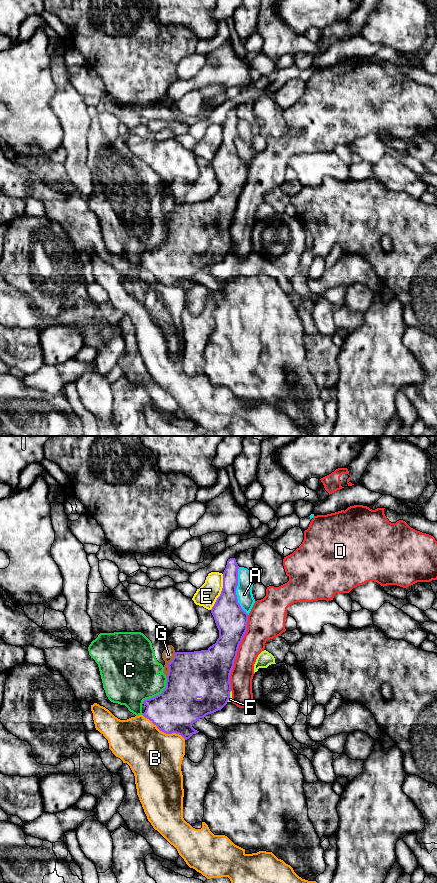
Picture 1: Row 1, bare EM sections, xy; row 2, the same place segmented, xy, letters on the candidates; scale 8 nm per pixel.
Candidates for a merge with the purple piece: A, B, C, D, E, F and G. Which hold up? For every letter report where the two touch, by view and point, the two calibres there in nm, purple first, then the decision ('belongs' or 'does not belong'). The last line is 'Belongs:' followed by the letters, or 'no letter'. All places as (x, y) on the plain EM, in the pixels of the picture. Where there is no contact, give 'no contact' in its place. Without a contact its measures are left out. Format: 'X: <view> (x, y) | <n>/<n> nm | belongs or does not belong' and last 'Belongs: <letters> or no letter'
A: xy (235, 143) | 260/130 nm | does not belong
B: xy (164, 284) | 360/420 nm | does not belong
C: xy (159, 246) | 360/400 nm | does not belong
D: xy (236, 205) | 320/190 nm | does not belong
E: xy (221, 144) | 260/170 nm | does not belong
F: xy (229, 248) | 380/30 nm | does not belong
G: xy (168, 216) | 380/90 nm | does not belong
Belongs: no letter

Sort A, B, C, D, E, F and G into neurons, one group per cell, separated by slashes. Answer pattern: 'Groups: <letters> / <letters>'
Groups: A / B / C G / D / E / F

